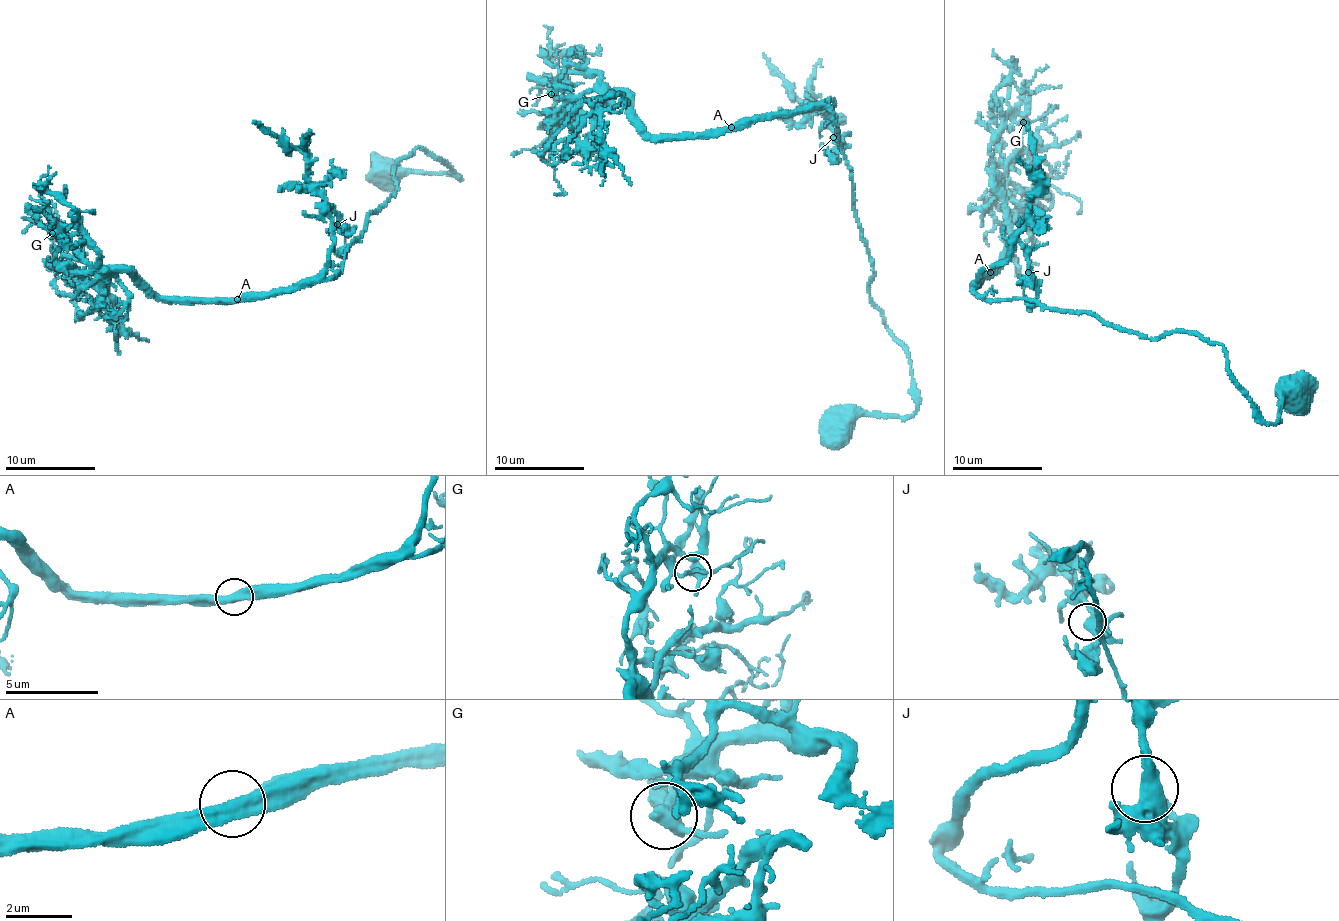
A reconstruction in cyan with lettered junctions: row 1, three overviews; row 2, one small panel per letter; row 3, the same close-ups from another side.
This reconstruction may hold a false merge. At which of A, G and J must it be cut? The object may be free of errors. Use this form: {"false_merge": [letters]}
{"false_merge": []}

